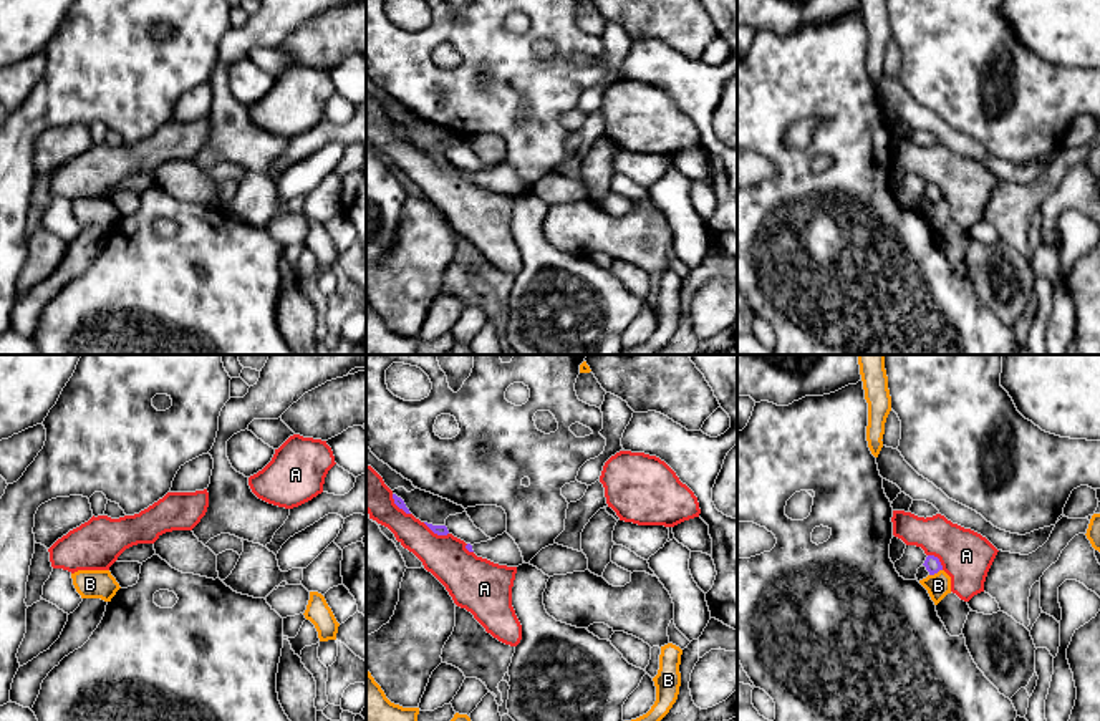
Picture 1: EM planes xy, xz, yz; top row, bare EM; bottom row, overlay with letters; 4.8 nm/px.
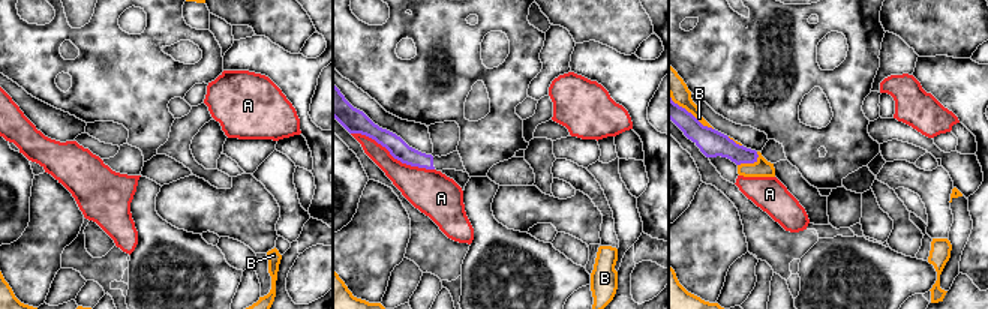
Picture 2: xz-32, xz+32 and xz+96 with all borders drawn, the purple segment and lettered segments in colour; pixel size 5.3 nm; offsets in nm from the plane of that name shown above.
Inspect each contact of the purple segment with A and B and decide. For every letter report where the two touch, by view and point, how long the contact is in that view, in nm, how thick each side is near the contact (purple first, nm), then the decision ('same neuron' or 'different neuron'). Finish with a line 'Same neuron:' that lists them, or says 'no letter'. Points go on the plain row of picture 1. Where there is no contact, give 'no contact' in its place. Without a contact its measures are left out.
A: xz (436, 161) | 140 nm | 50/220 nm | different neuron
B: yz (935, 201) | 70 nm | 80/120 nm | different neuron
Same neuron: no letter

